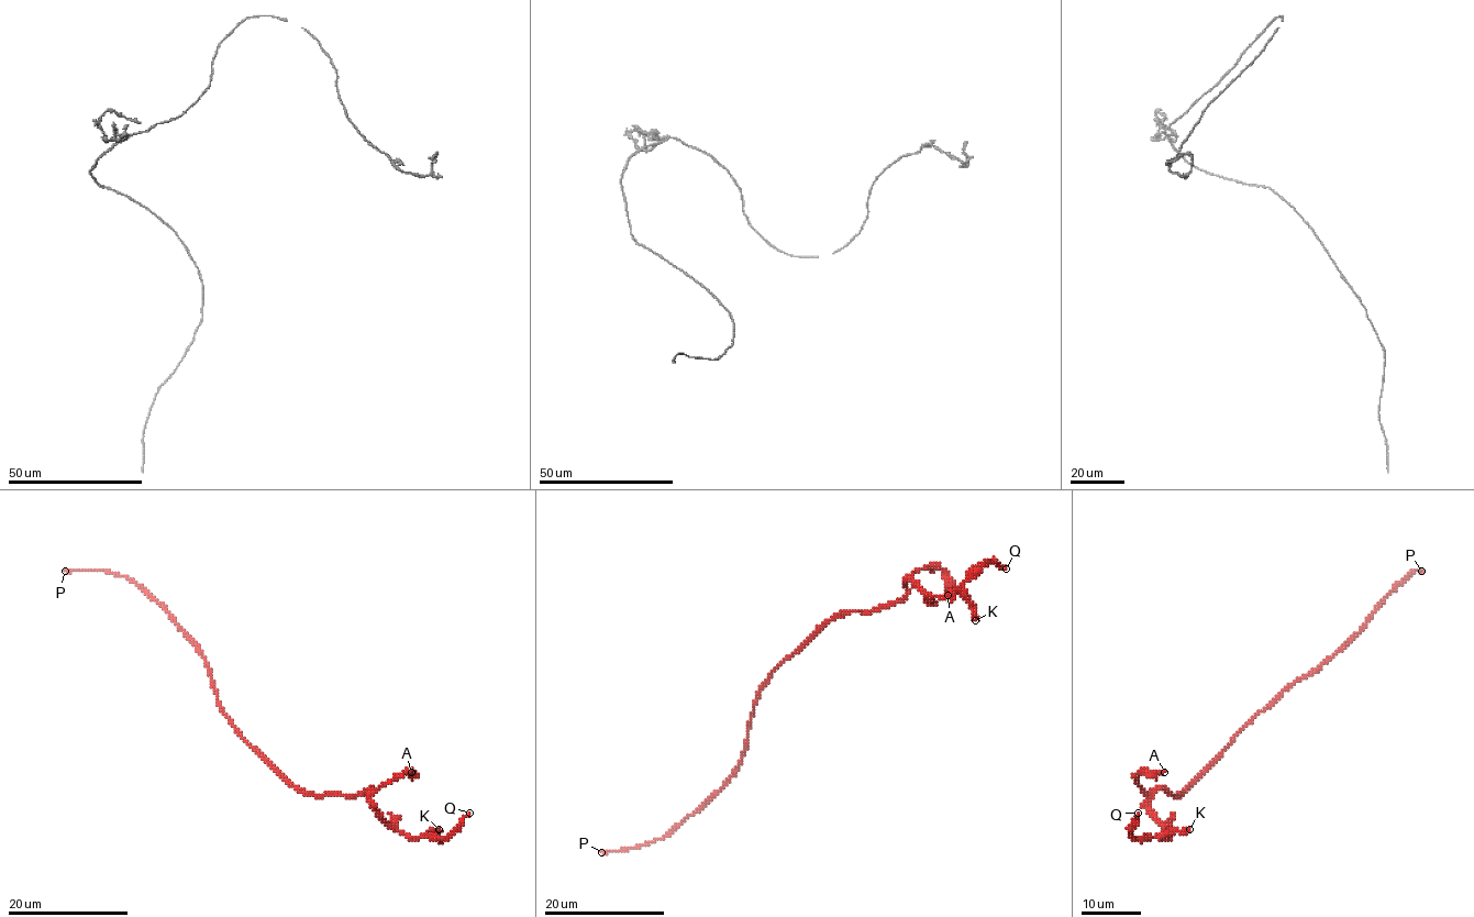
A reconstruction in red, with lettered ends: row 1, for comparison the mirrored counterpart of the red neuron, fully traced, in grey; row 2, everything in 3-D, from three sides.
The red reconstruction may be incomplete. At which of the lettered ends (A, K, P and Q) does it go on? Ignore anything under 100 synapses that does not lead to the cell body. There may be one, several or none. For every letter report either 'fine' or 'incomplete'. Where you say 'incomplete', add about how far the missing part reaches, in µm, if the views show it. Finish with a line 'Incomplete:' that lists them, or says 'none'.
A: fine
K: fine
P: incomplete; about 350 µm are missing
Q: fine
Incomplete: P

